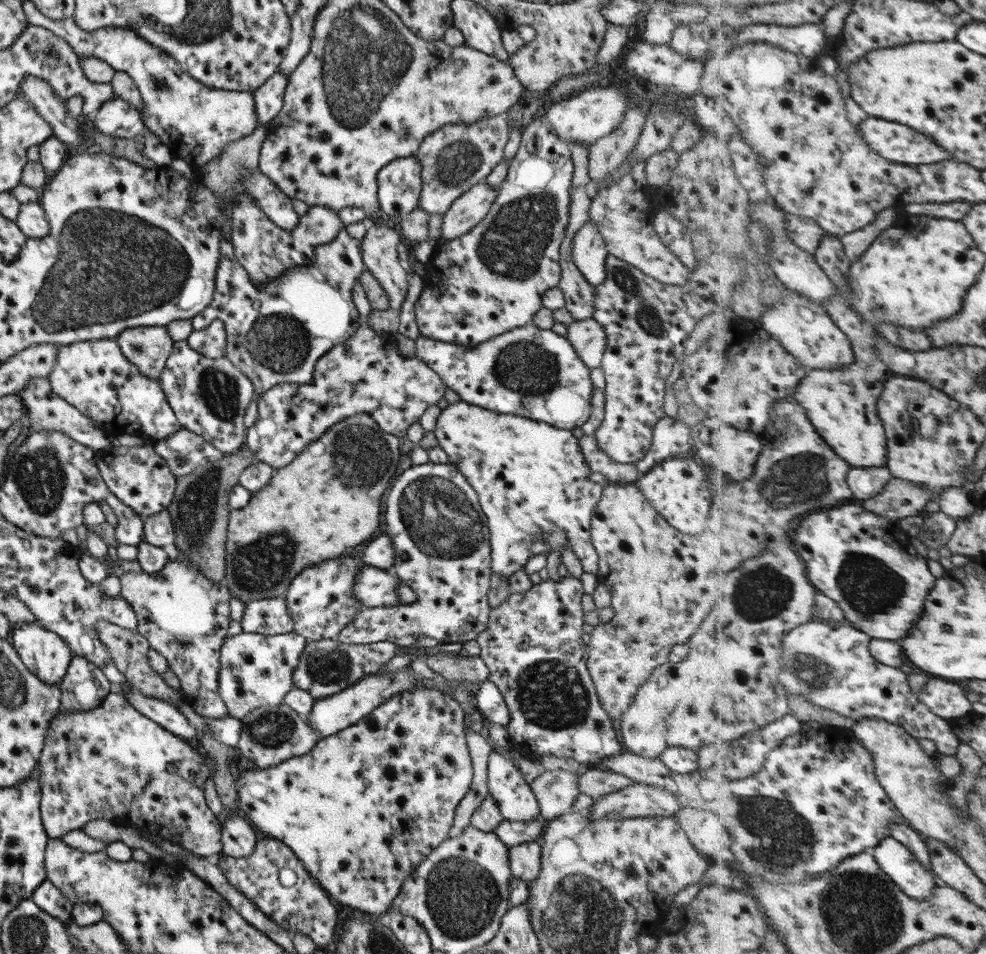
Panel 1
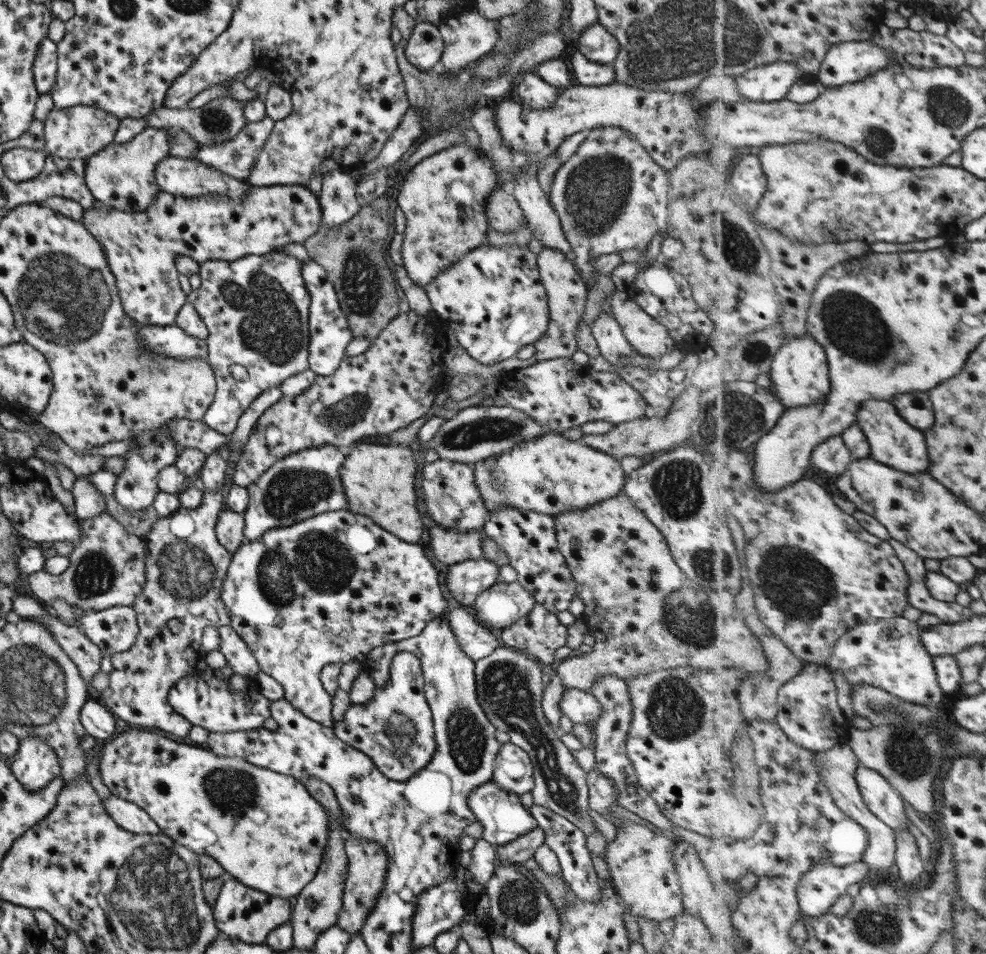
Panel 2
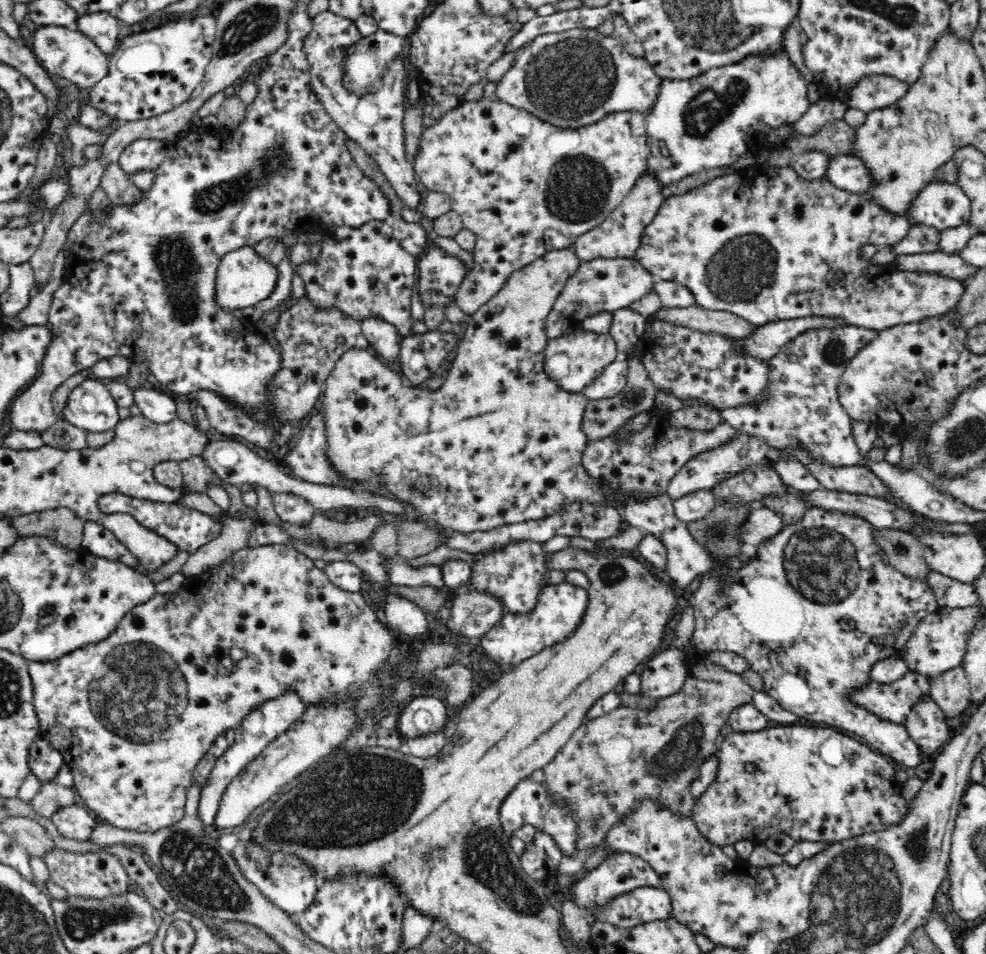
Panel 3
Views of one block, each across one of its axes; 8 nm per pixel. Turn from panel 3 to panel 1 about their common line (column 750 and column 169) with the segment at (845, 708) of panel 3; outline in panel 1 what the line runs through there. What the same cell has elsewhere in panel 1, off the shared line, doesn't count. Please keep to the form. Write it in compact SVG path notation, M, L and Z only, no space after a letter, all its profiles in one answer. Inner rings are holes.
M179 555L174 560L168 560L161 570L151 576L141 571L137 560L117 559L115 564L111 564L111 575L119 579L119 596L134 610L137 633L146 639L149 649L154 648L163 658L166 658L168 669L178 678L180 700L187 703L202 717L220 719L227 715L225 705L217 692L219 649L231 622L228 609L231 594L225 584L211 582L203 576L201 570L189 566L189 562Z

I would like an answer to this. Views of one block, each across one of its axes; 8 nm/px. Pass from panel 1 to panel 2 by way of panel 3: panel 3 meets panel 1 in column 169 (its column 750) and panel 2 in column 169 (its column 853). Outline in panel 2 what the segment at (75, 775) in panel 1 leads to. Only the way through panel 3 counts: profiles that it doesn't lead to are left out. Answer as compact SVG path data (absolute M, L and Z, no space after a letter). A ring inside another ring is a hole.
M130 728L125 732L116 733L111 739L99 744L98 748L101 752L101 759L98 763L99 778L109 789L110 794L139 806L160 828L161 833L166 834L173 842L185 846L196 855L207 855L215 859L225 873L231 875L241 884L265 894L292 899L315 876L315 872L321 864L321 854L325 850L327 836L329 836L329 817L327 817L327 811L323 809L323 806L311 797L311 793L305 789L303 783L291 775L279 774L254 766L246 762L244 758L217 756L204 746L190 744L186 740L177 740L155 730L144 730L143 728Z

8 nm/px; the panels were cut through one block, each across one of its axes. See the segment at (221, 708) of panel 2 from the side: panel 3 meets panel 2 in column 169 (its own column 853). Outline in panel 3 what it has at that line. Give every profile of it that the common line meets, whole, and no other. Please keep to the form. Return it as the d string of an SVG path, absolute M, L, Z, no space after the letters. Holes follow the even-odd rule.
M906 671L890 684L870 680L860 688L852 689L847 700L884 722L903 725L913 704L926 693L929 694L927 678L917 672Z

